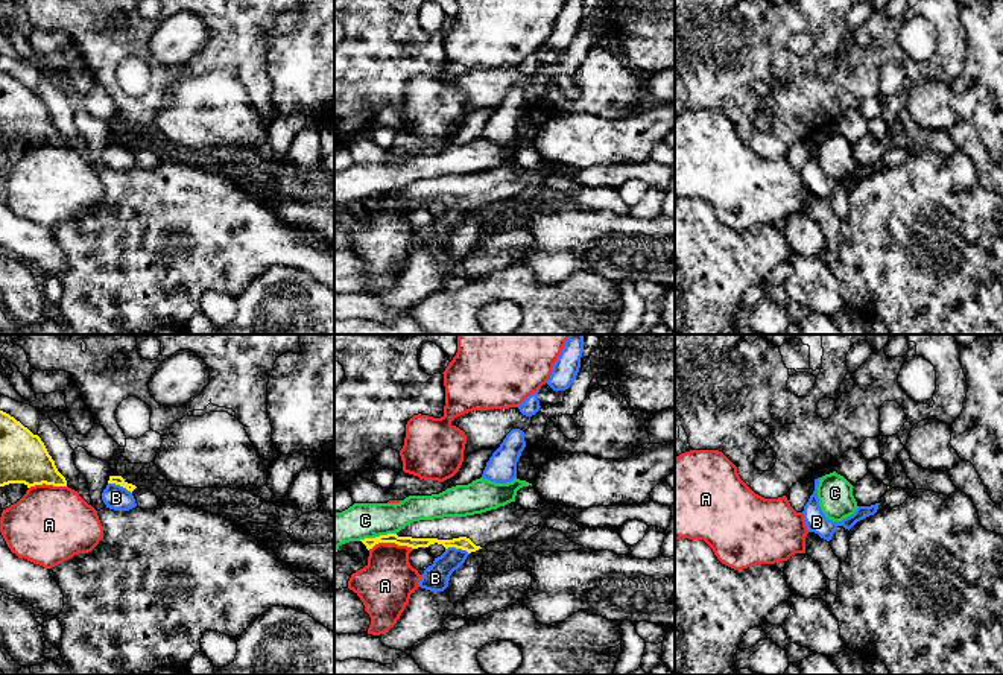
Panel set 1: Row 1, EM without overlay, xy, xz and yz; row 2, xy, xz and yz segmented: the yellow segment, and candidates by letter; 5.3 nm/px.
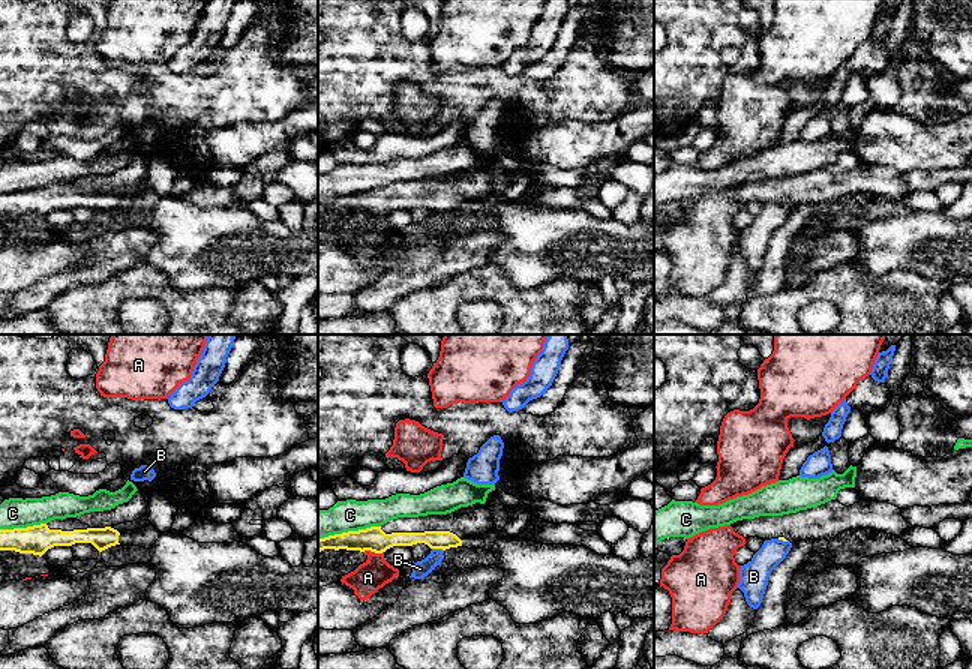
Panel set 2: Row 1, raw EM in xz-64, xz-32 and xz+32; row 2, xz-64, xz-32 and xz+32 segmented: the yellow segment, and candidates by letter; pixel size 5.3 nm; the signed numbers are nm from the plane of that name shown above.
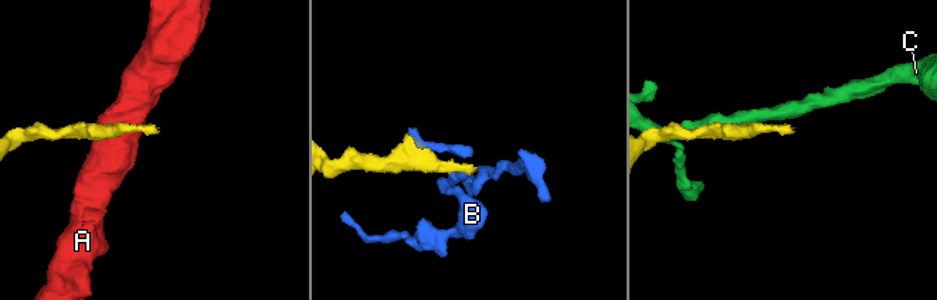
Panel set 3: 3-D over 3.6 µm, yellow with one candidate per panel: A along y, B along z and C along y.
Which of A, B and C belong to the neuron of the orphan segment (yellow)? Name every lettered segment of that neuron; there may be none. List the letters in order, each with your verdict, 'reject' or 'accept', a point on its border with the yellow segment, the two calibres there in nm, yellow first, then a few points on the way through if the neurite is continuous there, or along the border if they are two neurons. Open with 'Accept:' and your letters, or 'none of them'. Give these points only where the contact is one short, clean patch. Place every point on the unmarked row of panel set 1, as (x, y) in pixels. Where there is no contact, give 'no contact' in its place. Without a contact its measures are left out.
Accept: none of them
A: reject; meets yellow in xz at (389, 201); 60 nm thick on the yellow side, 280 nm on the other; border along xz (412, 207), (376, 202), (368, 209)
B: reject; meets yellow in xy at (120, 145); 50 nm thick on the yellow side, 130 nm on the other; border along xy (108, 142), (119, 143), (131, 152)
C: reject; meets yellow in xz at (377, 196); 60 nm thick on the yellow side, 190 nm on the other

